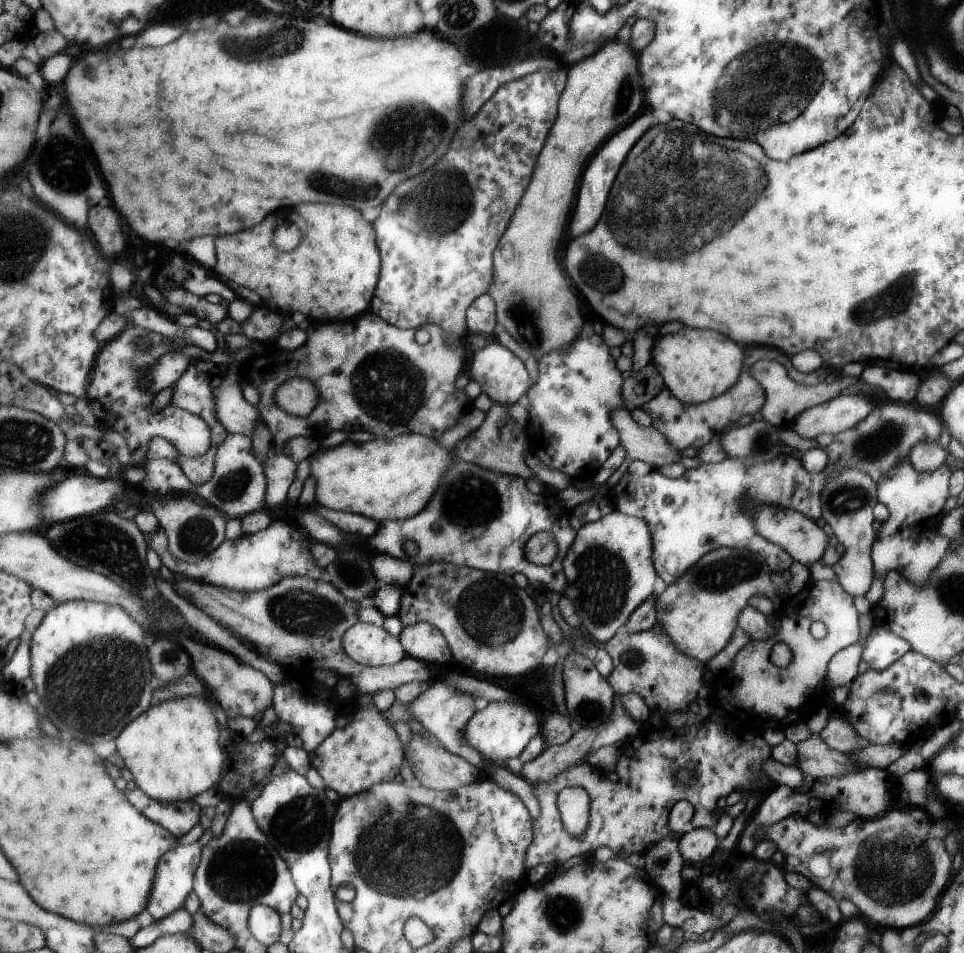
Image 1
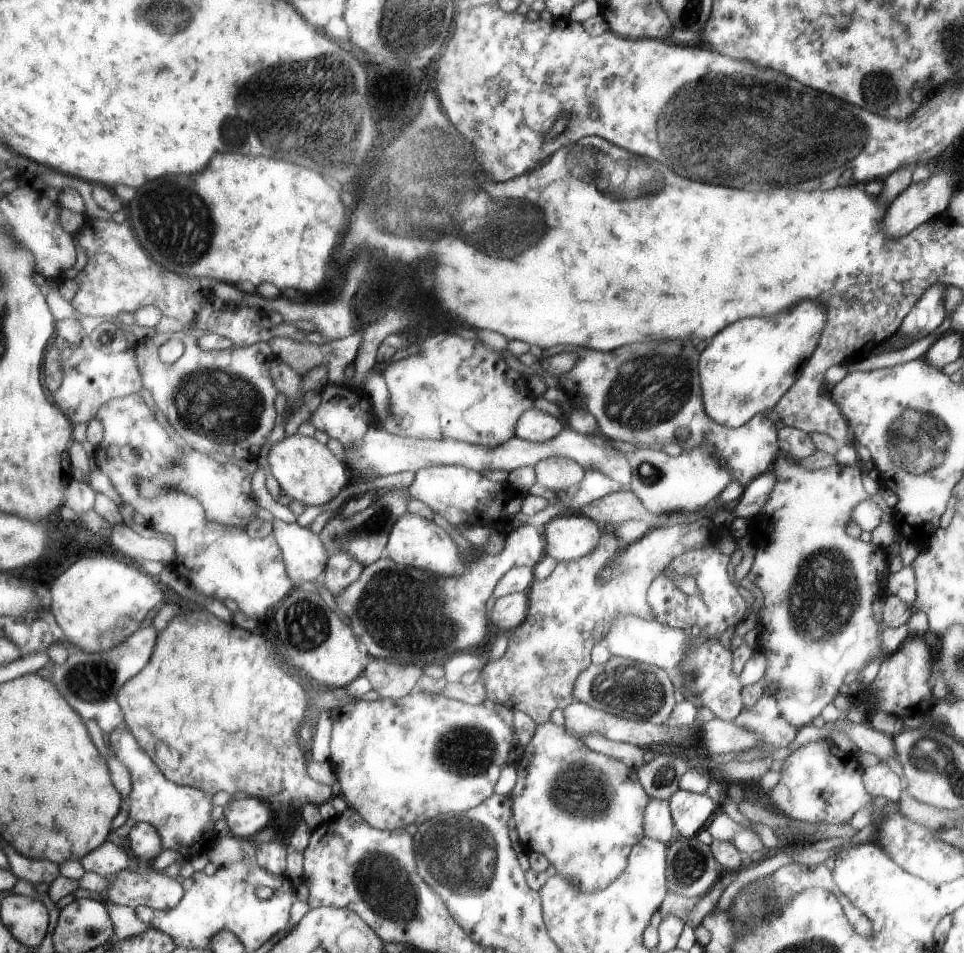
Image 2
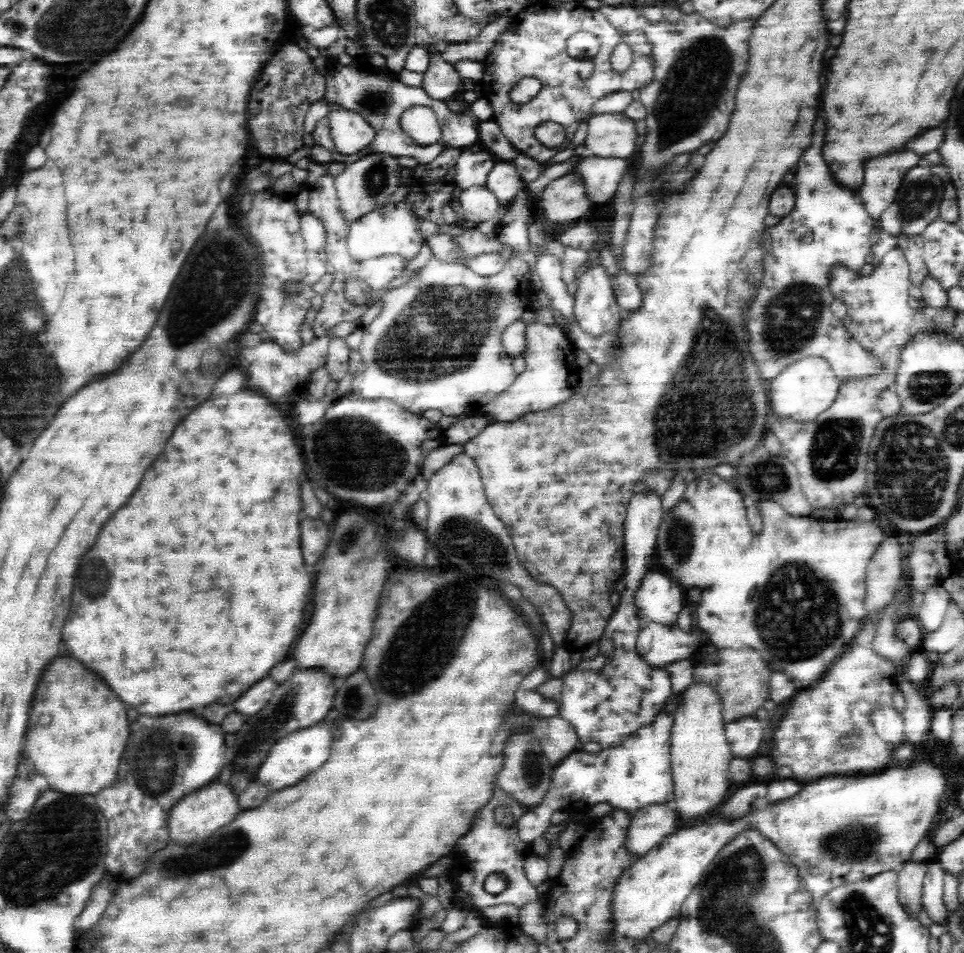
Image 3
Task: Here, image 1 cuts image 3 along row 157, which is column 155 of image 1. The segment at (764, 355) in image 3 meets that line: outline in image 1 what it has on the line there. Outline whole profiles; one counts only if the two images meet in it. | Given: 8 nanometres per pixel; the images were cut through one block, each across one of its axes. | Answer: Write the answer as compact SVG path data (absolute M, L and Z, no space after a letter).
M139 788L127 790L127 800L143 812L149 820L155 820L155 824L161 824L174 837L181 838L198 823L199 806L195 802L171 802L171 804L159 804L155 800L149 800Z

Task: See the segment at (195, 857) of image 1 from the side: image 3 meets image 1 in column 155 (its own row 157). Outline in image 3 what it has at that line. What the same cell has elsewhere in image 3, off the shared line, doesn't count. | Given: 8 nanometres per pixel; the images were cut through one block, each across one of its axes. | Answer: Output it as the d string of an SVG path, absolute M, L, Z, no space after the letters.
M908 148L888 152L888 156L872 156L872 160L864 160L863 183L857 191L863 209L874 219L872 230L873 227L880 227L879 216L894 201L896 190L906 173L920 163L922 156Z

